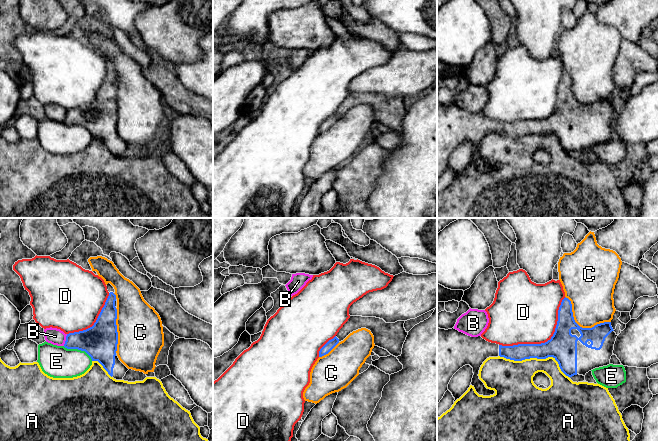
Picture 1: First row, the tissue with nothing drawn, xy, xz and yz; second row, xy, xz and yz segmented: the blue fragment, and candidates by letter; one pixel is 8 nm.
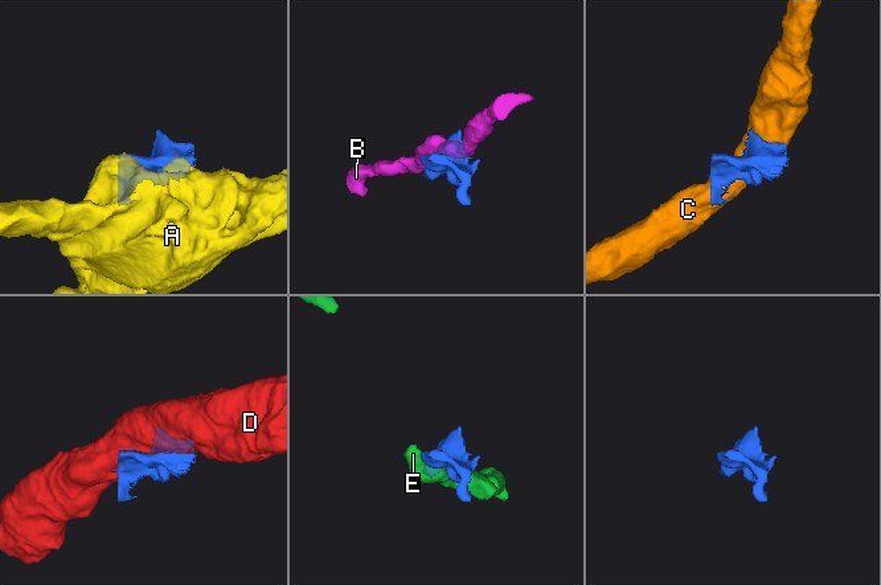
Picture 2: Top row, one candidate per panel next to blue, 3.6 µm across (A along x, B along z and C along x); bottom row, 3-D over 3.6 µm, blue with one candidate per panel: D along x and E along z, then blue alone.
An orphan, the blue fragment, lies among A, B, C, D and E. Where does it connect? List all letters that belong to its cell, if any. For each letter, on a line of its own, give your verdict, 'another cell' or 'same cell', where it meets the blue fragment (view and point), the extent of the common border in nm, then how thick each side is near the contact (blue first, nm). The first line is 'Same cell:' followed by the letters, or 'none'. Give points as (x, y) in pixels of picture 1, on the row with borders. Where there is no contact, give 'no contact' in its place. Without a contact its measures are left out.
Same cell: none
A: another cell; meets blue in yz at (536, 357); contact 600 nm long; 240 nm thick on the blue side, 300 nm on the other
B: another cell; meets blue in xy at (66, 340); contact 100 nm long; 260 nm thick on the blue side, 130 nm on the other
C: another cell; meets blue in yz at (579, 326); contact 420 nm long; 240 nm thick on the blue side, 340 nm on the other
D: another cell; meets blue in yz at (545, 342); contact 650 nm long; 240 nm thick on the blue side, 440 nm on the other
E: another cell; meets blue in xy at (78, 349); contact 260 nm long; 280 nm thick on the blue side, 260 nm on the other

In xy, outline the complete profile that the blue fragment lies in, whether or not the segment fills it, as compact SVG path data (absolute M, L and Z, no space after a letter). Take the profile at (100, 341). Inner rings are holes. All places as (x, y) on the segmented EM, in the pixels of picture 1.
M108 283L109 296L94 325L86 330L69 333L64 347L85 351L98 361L108 374L116 380L122 380L129 370L117 356L117 299L114 287Z

